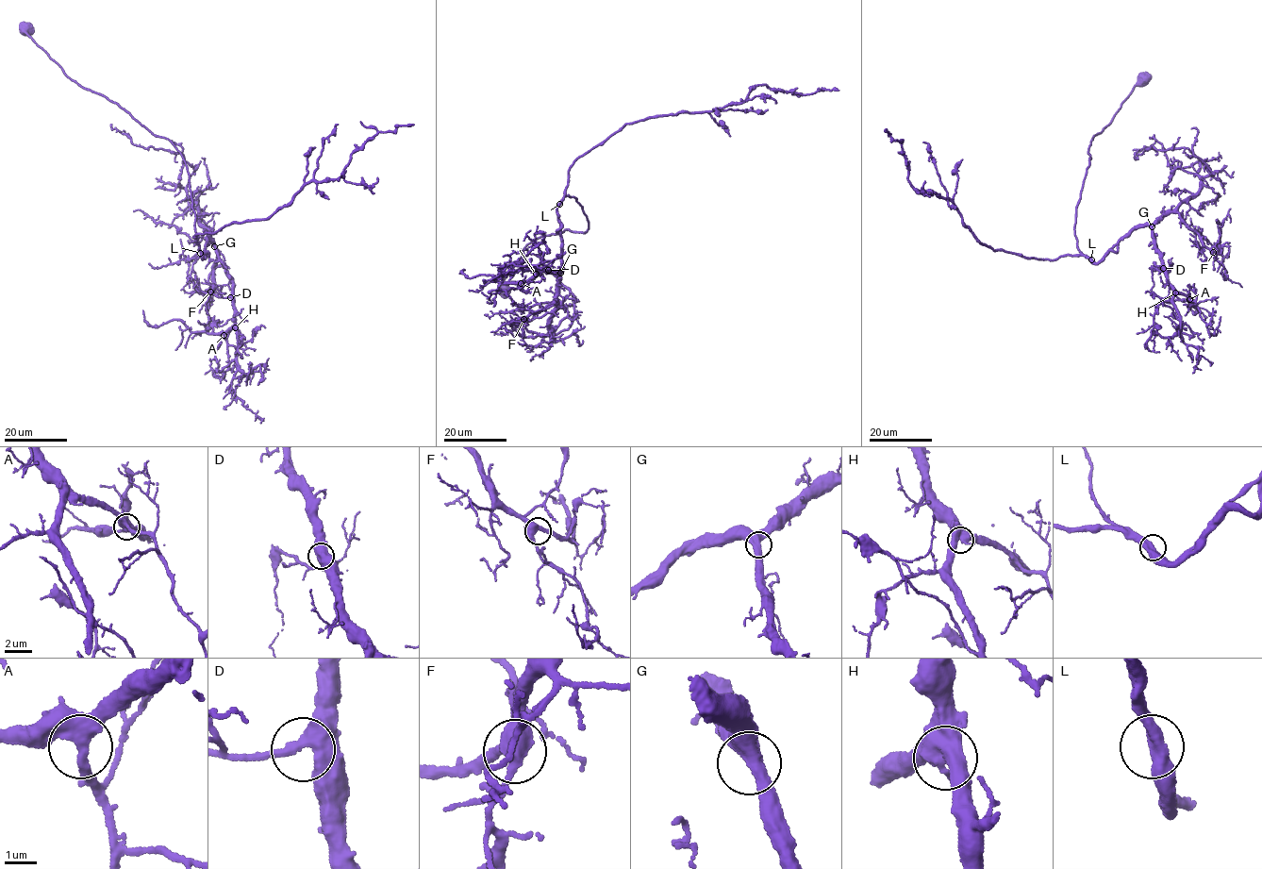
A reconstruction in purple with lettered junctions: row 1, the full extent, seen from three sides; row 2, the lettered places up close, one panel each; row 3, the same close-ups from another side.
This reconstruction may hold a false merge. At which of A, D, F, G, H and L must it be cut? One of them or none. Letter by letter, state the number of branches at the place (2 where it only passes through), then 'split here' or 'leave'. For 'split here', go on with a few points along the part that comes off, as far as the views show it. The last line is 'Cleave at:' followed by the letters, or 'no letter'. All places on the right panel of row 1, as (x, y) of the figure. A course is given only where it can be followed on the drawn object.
A: 3 | leave
D: 2 | leave
F: 3 | leave
G: 3 | leave
H: 3 | leave
L: 2 | leave
Cleave at: no letter

